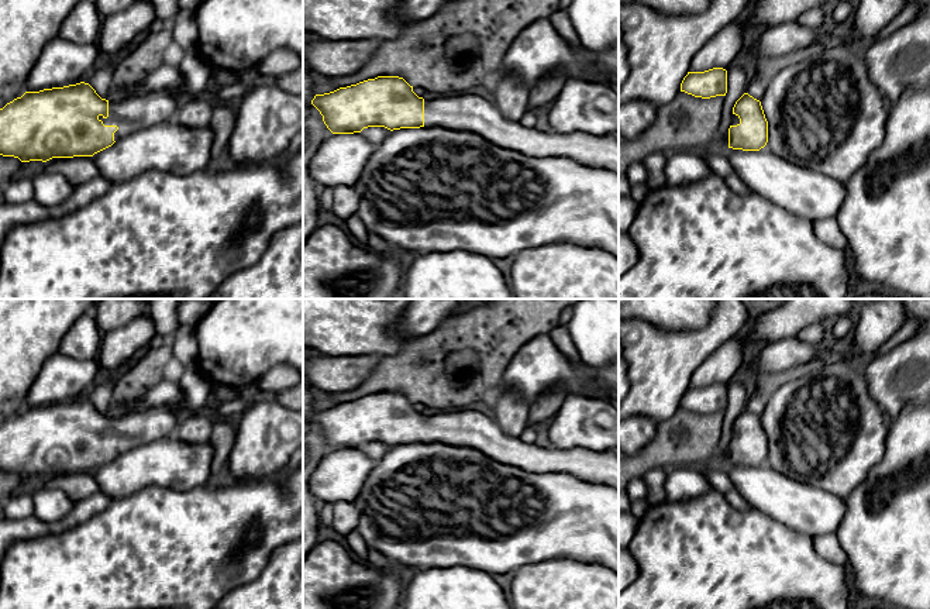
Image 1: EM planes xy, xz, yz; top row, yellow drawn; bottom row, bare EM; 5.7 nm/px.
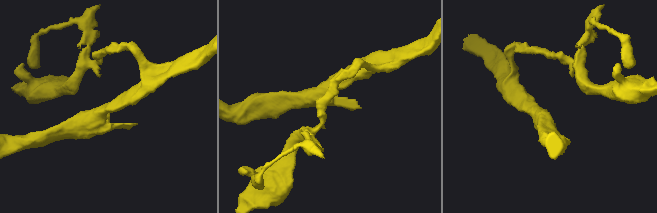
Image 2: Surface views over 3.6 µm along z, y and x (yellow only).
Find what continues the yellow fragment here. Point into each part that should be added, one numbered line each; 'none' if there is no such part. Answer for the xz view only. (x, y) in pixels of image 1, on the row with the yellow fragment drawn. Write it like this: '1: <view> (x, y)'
1: xz (471, 113)

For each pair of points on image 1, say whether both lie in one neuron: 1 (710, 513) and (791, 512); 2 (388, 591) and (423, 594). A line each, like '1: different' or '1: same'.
1: different
2: different

